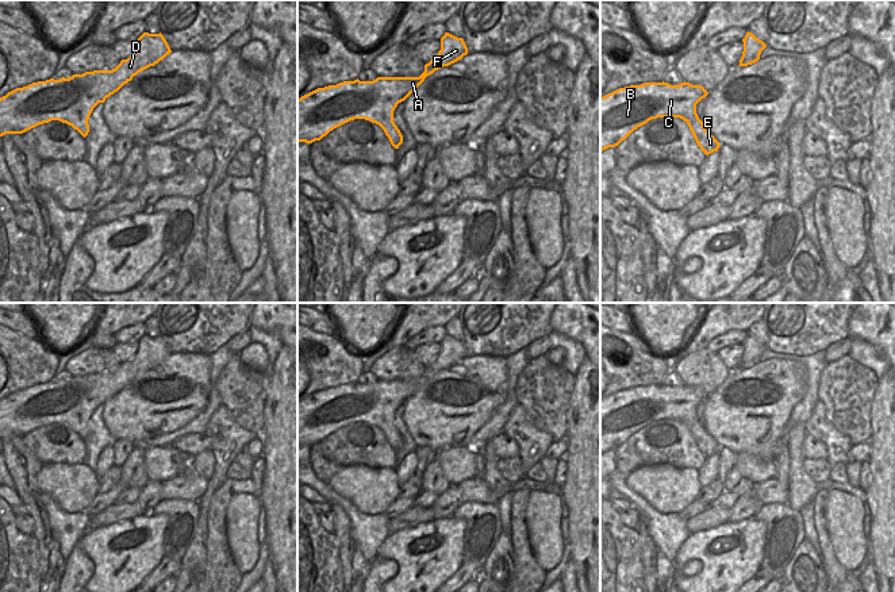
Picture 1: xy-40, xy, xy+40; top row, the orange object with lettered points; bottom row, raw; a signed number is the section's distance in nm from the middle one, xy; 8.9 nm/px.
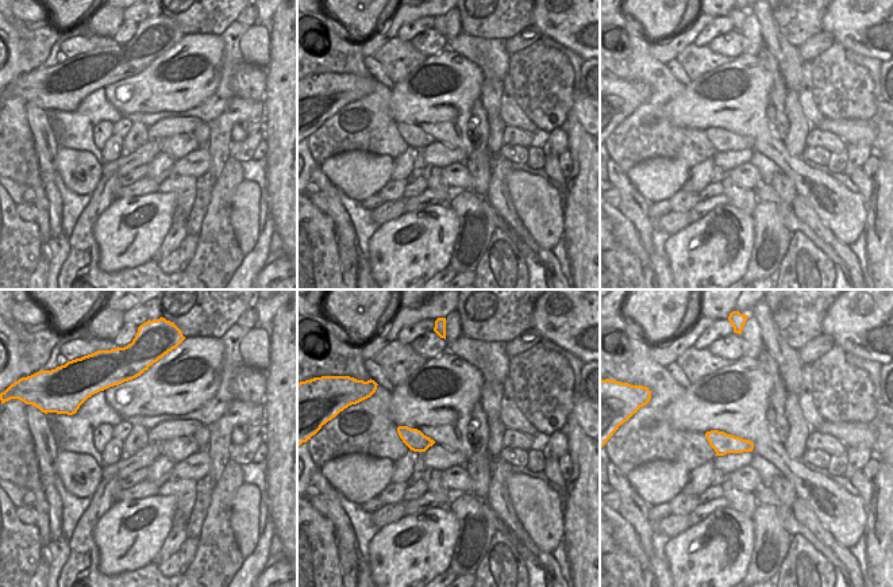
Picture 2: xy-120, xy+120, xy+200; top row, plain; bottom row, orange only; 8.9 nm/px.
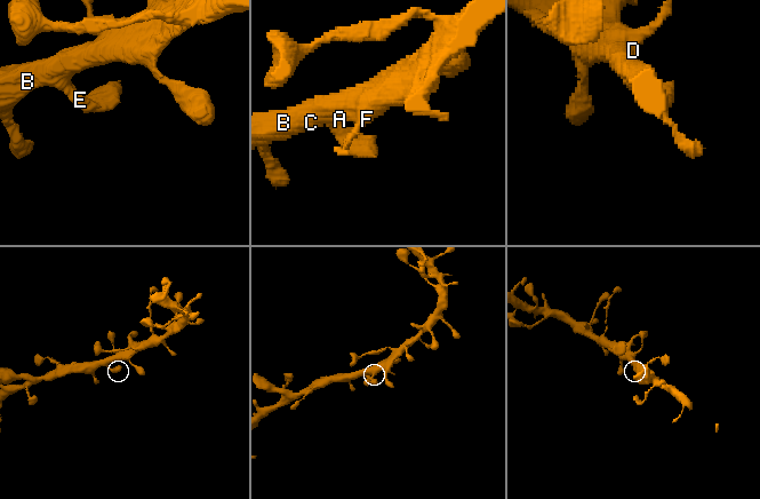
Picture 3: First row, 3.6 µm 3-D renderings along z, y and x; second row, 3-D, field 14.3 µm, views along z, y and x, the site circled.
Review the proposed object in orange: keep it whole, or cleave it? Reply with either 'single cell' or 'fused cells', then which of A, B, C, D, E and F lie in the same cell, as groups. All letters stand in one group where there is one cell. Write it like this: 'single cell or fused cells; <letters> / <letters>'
single cell; A B C D E F

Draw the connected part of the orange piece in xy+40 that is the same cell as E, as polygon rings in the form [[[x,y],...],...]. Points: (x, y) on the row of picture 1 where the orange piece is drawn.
[[[662,81],[619,88],[600,97],[600,151],[618,146],[634,130],[657,118],[683,119],[706,155],[718,151],[721,143],[696,114],[696,104],[707,95],[702,85]]]

